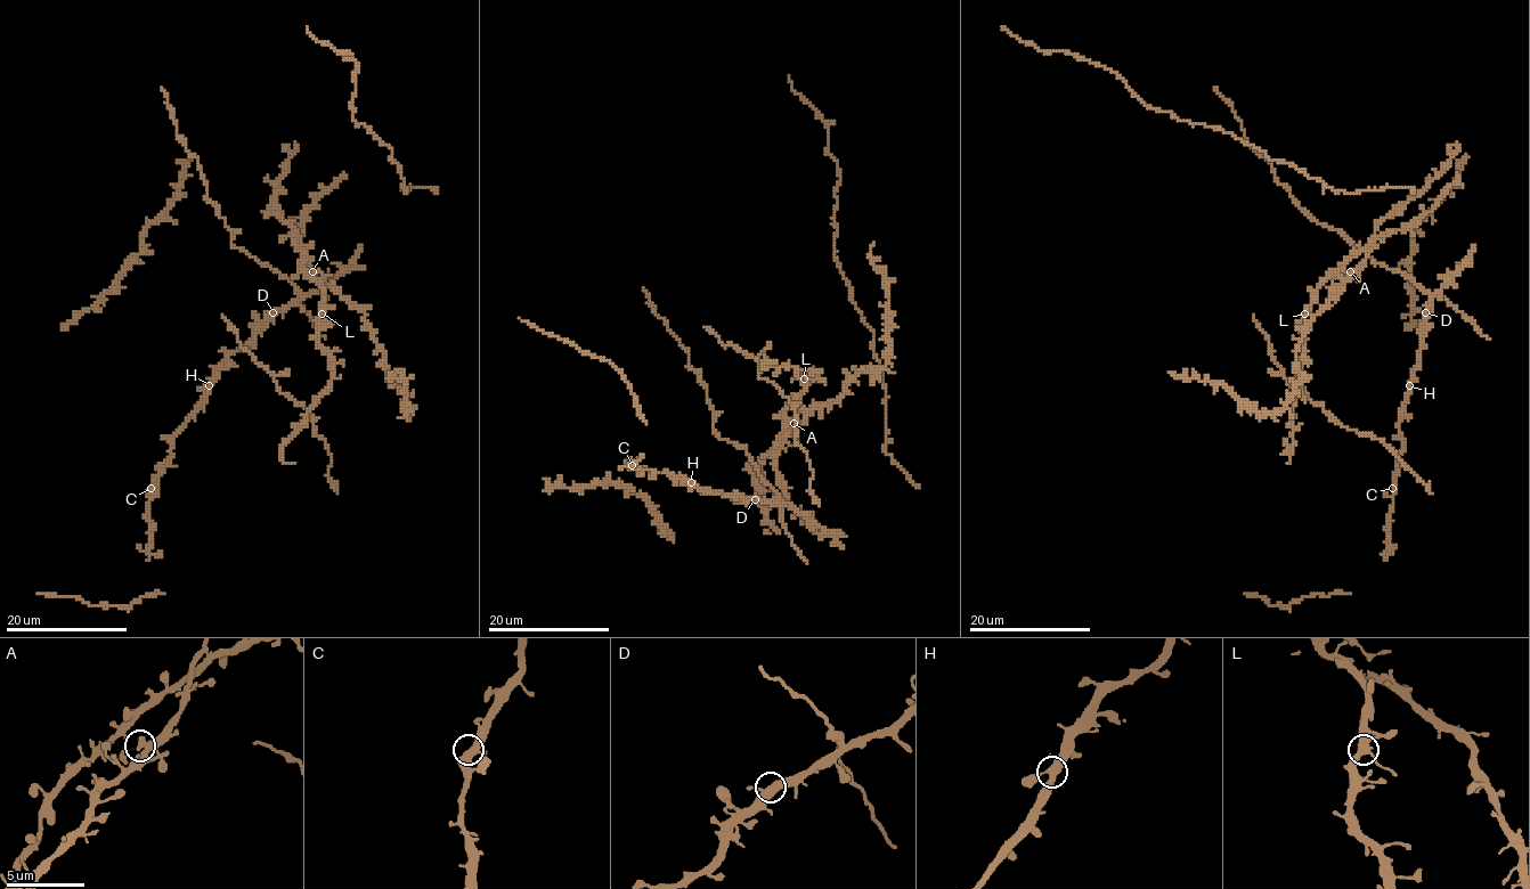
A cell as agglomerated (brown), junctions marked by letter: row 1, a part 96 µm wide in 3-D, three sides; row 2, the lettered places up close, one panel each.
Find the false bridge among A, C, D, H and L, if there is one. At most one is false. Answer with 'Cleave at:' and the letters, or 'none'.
Cleave at: none

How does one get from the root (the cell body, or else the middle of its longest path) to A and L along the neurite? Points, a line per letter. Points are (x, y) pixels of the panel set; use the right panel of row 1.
A: (1388, 231), (1368, 247), (1366, 258), (1350, 271)
L: (1388, 231), (1375, 236), (1332, 276), (1318, 290), (1312, 307), (1304, 313)

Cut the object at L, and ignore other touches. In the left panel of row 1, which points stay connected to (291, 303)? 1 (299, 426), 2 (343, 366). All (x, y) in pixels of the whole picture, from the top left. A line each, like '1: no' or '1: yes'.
1: no
2: no

